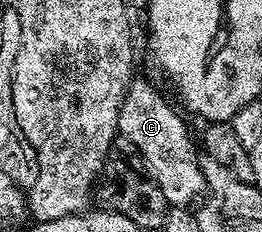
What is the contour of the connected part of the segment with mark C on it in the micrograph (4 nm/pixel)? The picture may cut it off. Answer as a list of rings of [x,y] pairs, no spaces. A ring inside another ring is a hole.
[[[132,80],[127,92],[123,94],[119,103],[118,136],[124,137],[139,152],[140,159],[151,172],[150,180],[161,191],[161,195],[165,195],[168,206],[190,206],[190,201],[194,202],[204,192],[205,182],[196,142],[195,145],[191,142],[182,119],[149,82]]]

